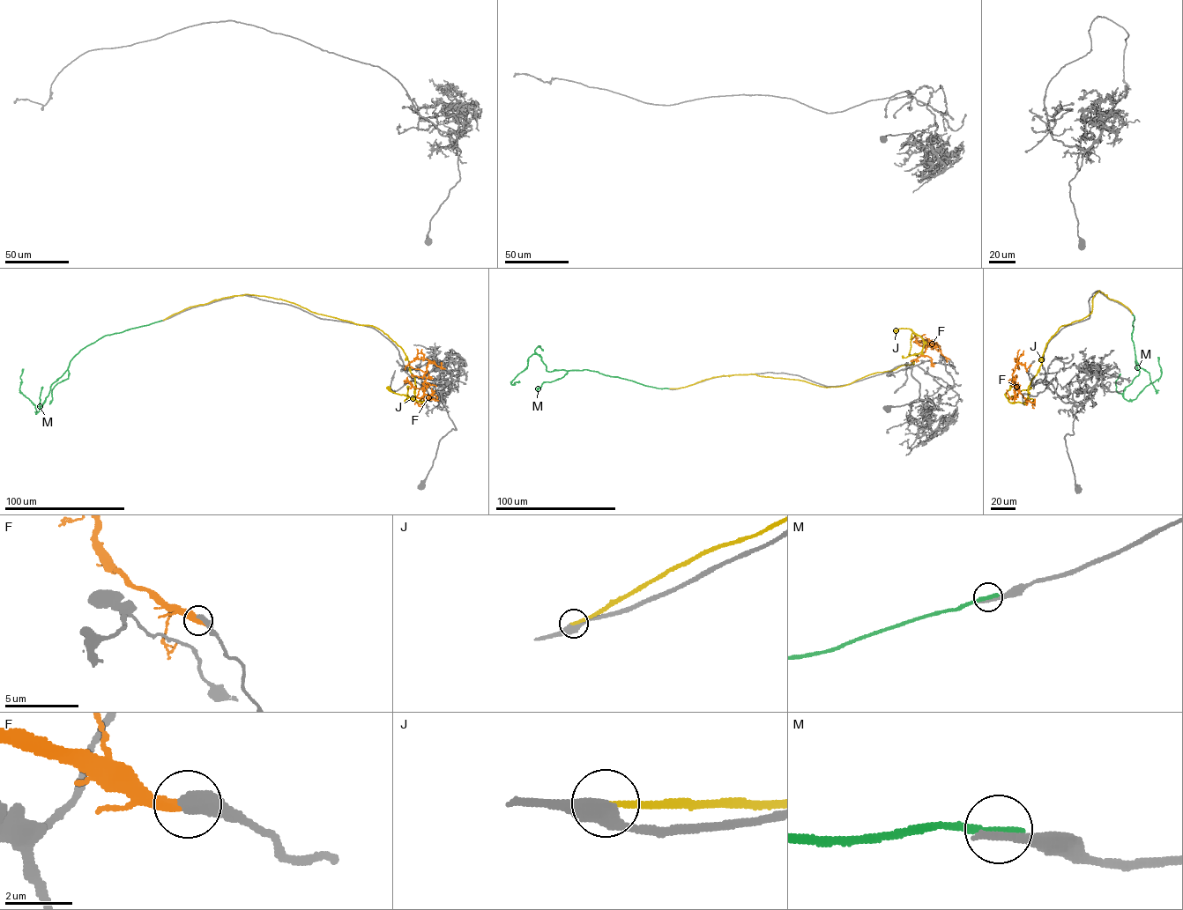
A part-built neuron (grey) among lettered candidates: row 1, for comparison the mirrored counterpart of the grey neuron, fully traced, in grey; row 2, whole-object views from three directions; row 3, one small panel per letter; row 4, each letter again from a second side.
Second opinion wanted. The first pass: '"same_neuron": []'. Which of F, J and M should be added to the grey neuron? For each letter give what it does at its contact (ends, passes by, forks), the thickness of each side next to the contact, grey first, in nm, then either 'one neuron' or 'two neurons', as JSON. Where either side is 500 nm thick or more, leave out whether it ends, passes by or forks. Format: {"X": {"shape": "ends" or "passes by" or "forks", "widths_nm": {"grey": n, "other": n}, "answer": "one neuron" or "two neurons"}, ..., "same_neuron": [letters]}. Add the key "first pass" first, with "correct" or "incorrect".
{"first pass": "correct", "F": {"shape": "ends", "widths_nm": {"grey": 480, "other": 440}, "answer": "two neurons"}, "J": {"shape": "ends", "widths_nm": {"grey": 460, "other": 200}, "answer": "two neurons"}, "M": {"shape": "ends", "widths_nm": {"grey": 320, "other": 300}, "answer": "two neurons"}, "same_neuron": []}

